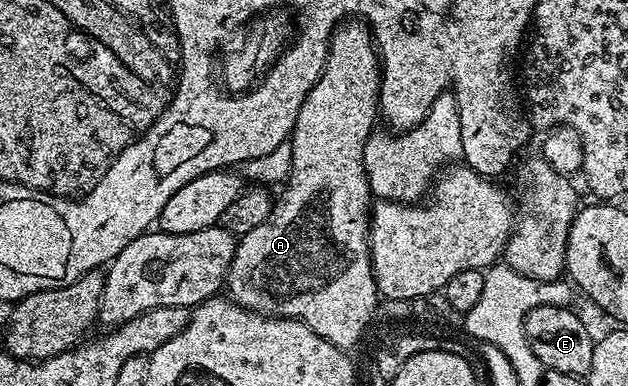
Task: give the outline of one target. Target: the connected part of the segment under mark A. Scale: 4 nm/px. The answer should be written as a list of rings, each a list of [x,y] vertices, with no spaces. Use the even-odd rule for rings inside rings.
[[[347,20],[341,23],[330,38],[330,47],[326,53],[326,63],[322,69],[322,74],[316,80],[312,92],[308,92],[308,96],[300,108],[300,116],[296,116],[294,131],[292,131],[288,139],[292,146],[292,168],[286,187],[290,187],[282,195],[277,195],[272,212],[268,216],[268,220],[264,220],[264,224],[256,224],[256,228],[252,228],[252,232],[241,235],[237,239],[232,264],[229,272],[226,273],[224,283],[225,289],[227,291],[230,289],[228,291],[229,297],[237,302],[239,306],[249,310],[269,312],[271,315],[283,318],[295,318],[308,328],[312,328],[312,332],[316,332],[316,336],[328,340],[332,345],[338,346],[345,351],[349,351],[350,346],[356,345],[361,340],[362,333],[365,332],[366,325],[369,324],[370,317],[373,316],[378,302],[380,306],[378,285],[374,279],[374,261],[370,259],[372,195],[366,169],[364,168],[364,148],[366,147],[366,141],[370,139],[370,135],[375,133],[376,126],[374,126],[374,121],[379,121],[380,118],[378,93],[381,87],[382,68],[378,60],[378,48],[374,45],[374,36],[370,27],[361,20]]]

